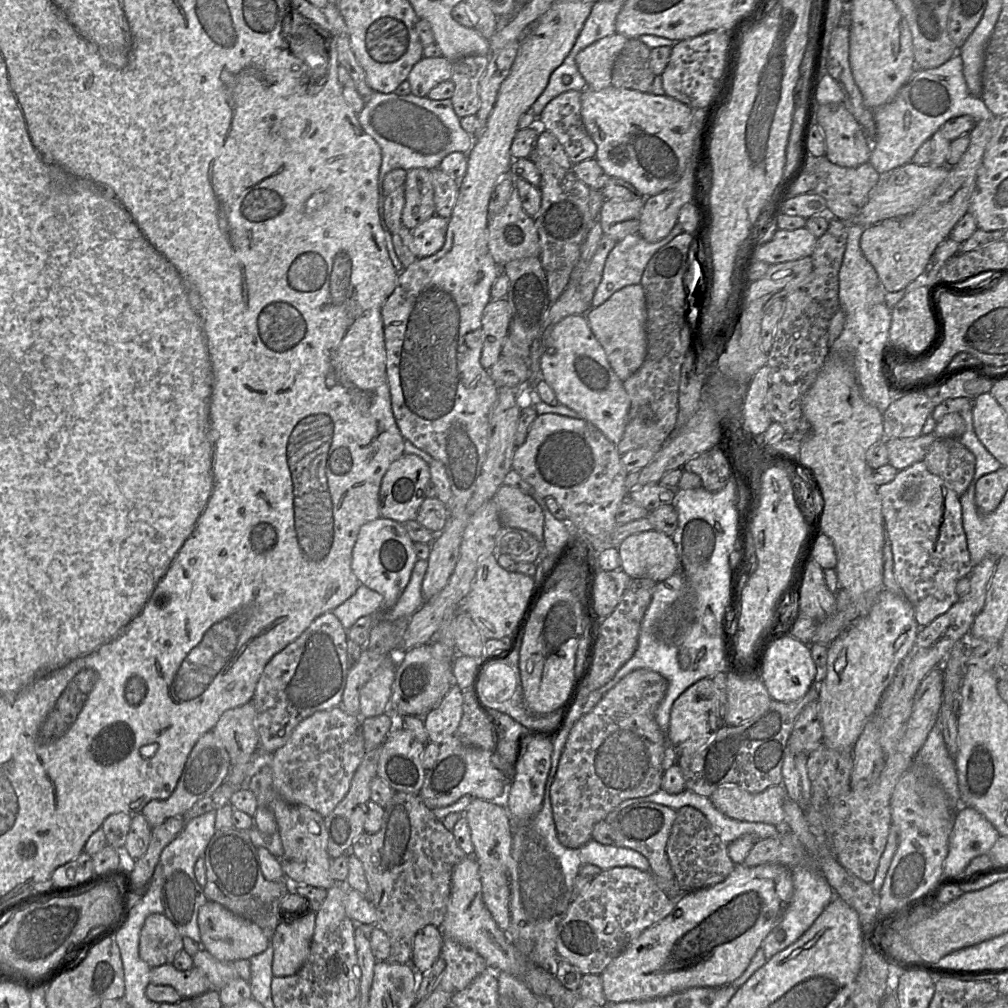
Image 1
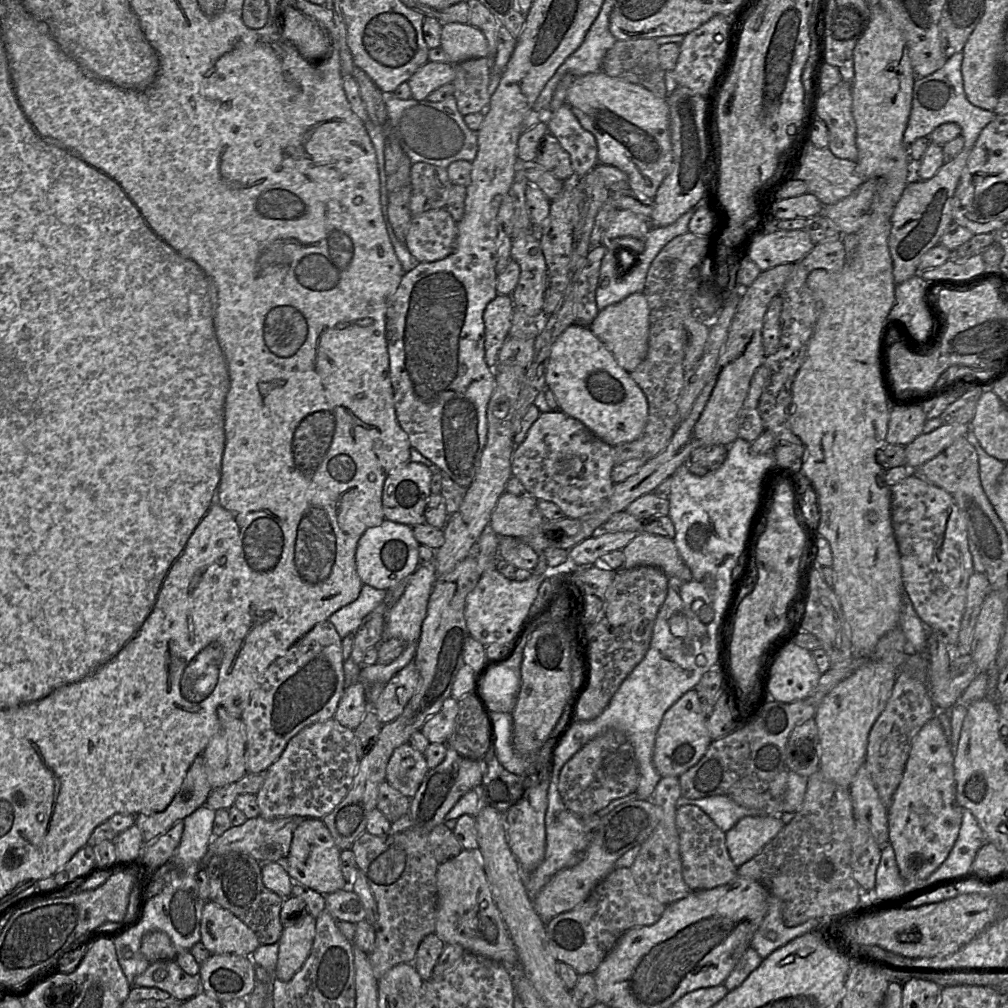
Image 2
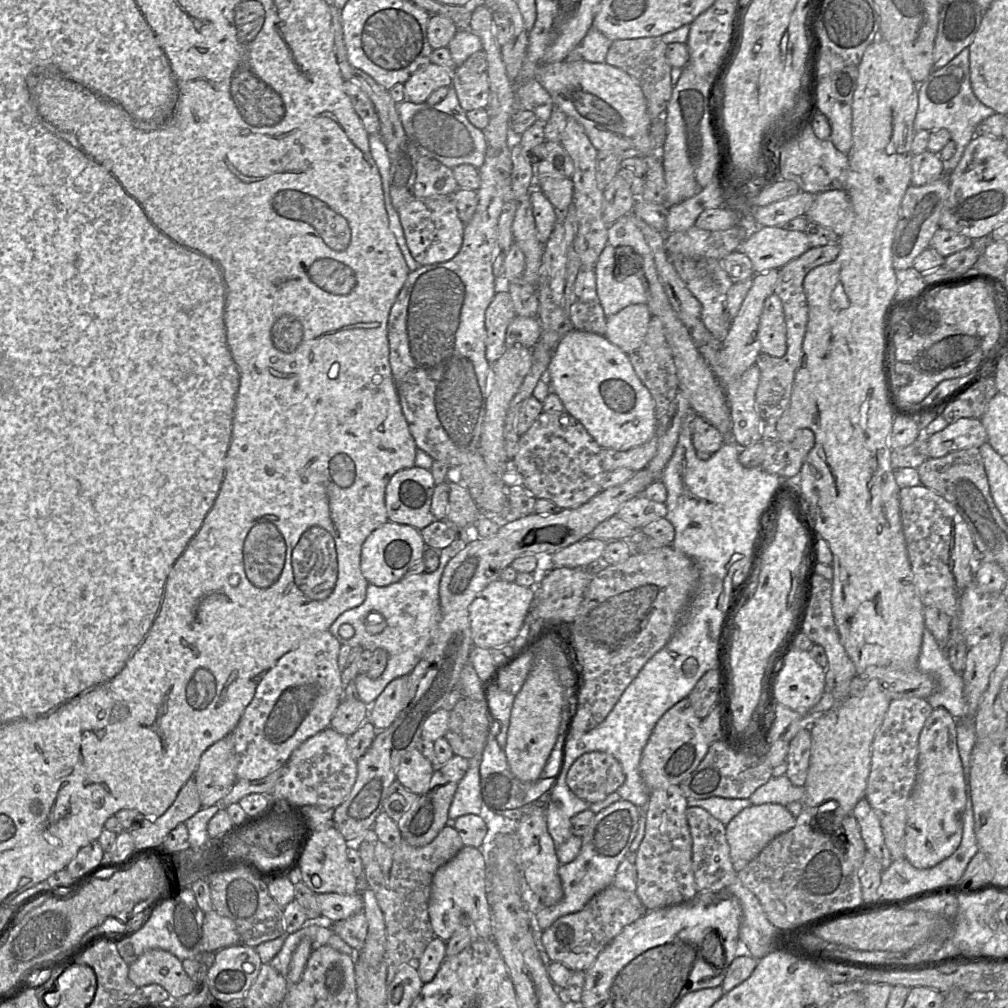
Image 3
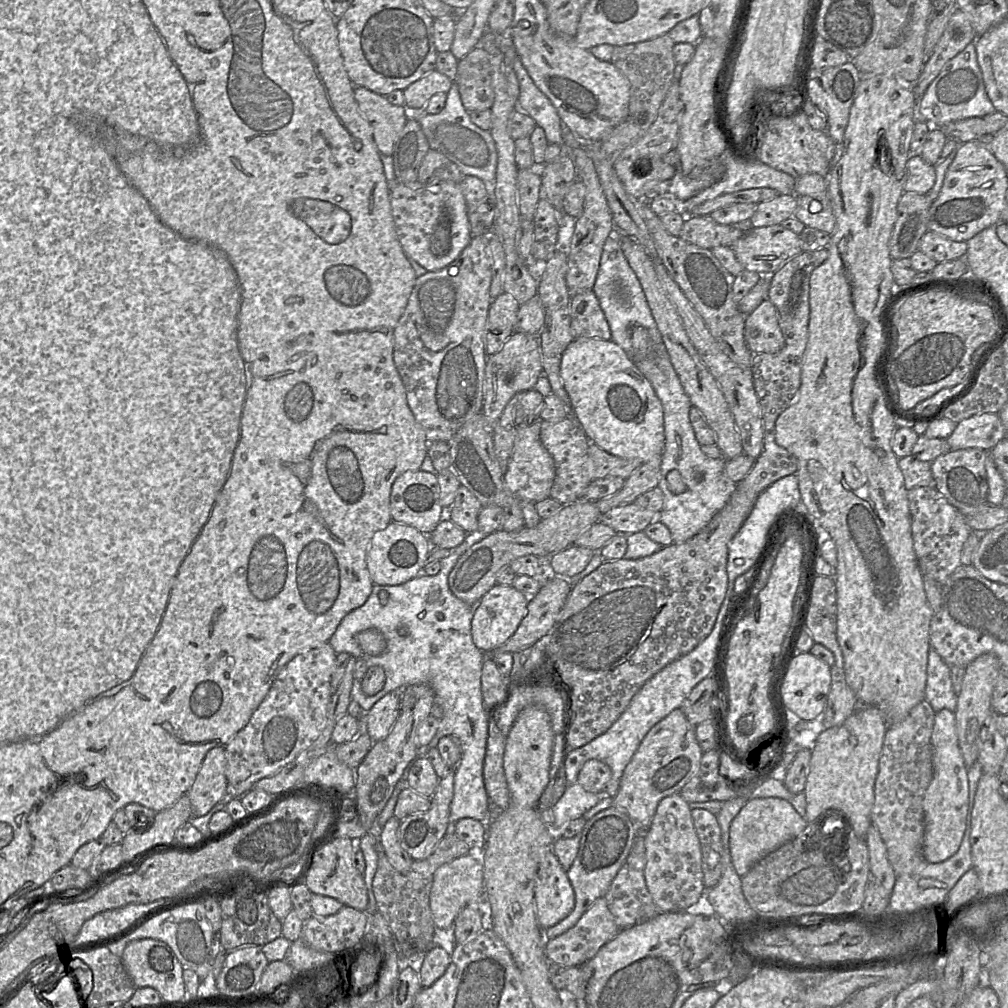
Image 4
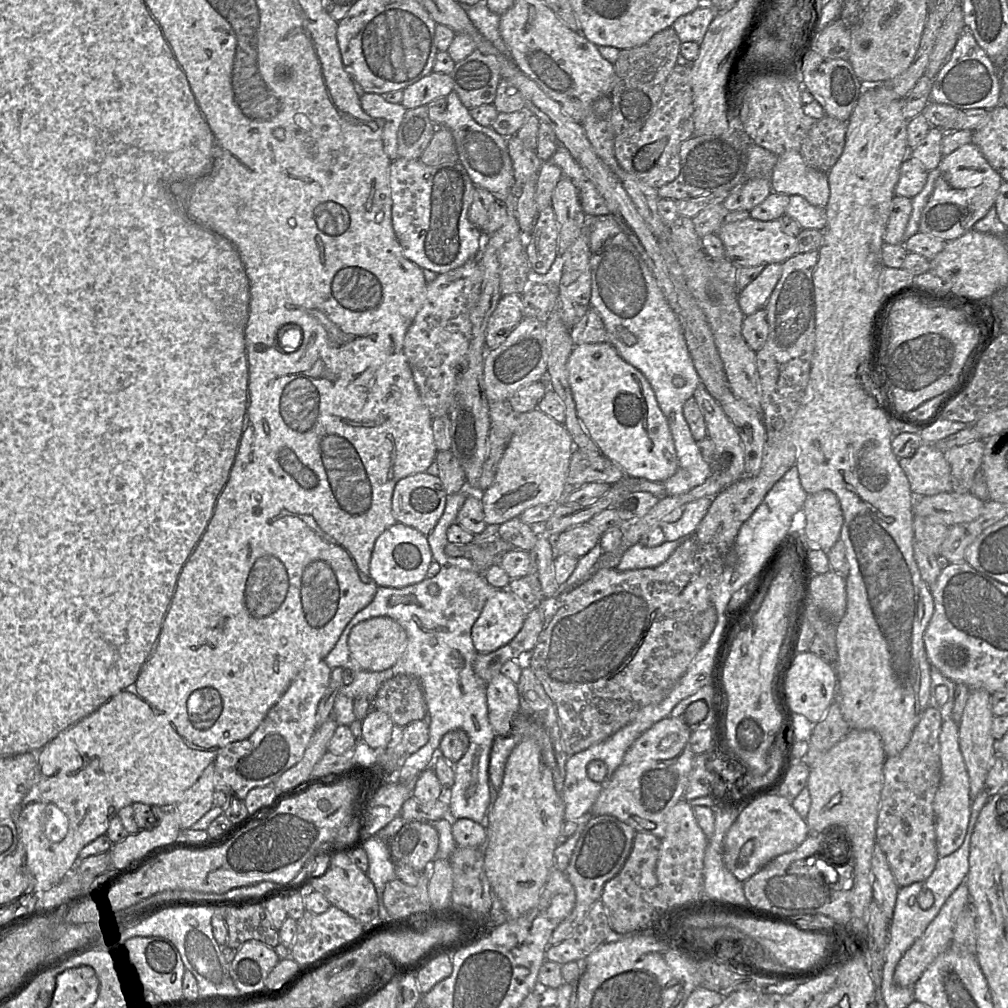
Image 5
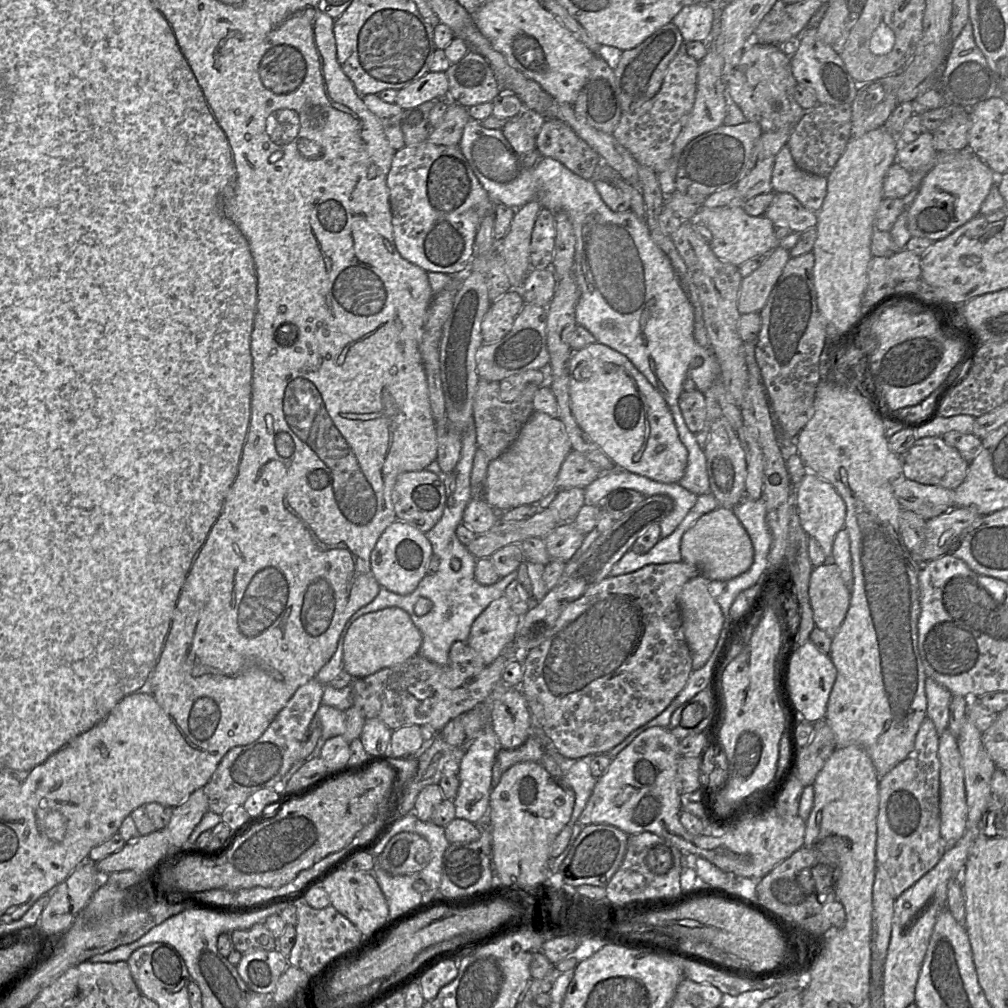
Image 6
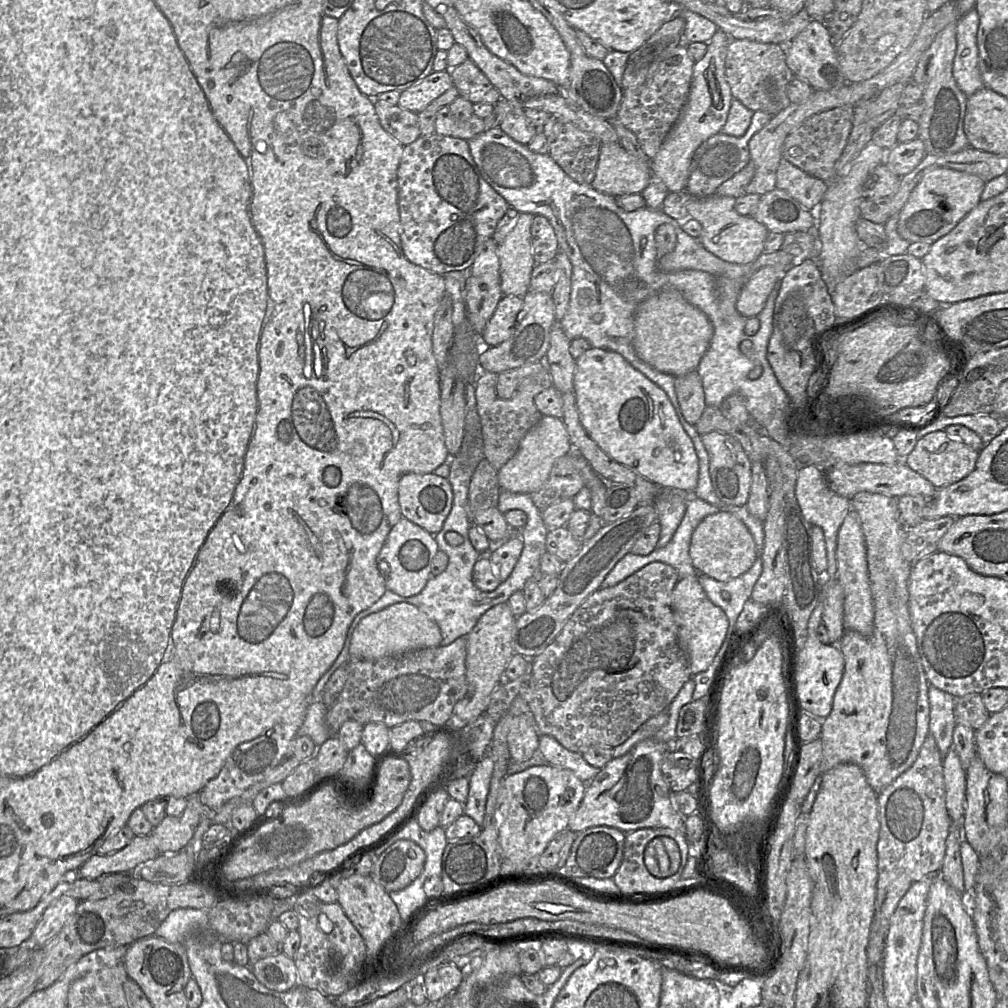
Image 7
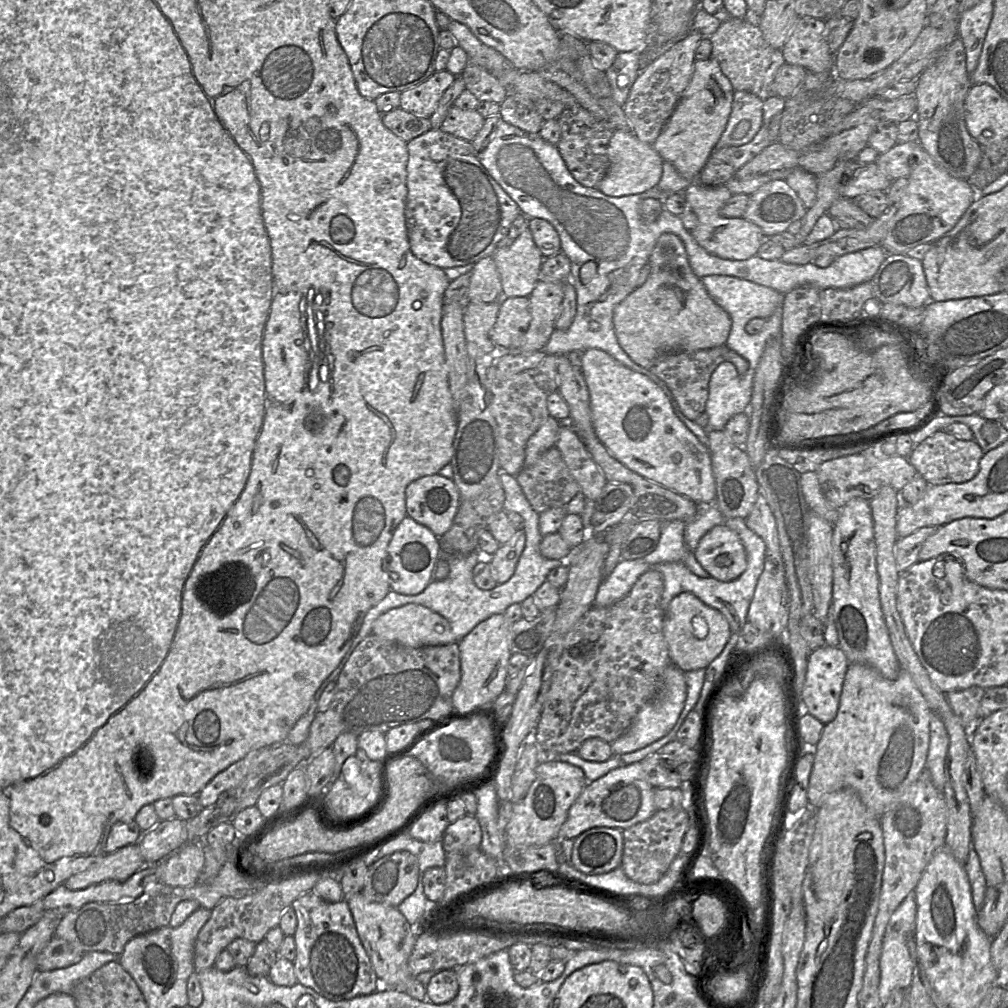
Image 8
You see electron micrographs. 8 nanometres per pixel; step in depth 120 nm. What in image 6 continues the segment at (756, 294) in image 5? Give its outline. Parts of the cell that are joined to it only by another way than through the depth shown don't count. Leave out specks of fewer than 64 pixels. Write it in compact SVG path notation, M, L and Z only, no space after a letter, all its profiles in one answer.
M778 246L763 264L742 279L737 299L740 315L760 312L790 257L787 249Z

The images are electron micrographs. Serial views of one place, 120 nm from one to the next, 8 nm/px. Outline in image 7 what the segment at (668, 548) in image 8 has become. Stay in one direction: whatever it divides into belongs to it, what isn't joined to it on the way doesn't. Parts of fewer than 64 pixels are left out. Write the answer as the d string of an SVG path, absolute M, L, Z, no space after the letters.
M675 488L660 489L654 501L661 528L657 548L666 546L673 537L685 514L689 496L688 492Z

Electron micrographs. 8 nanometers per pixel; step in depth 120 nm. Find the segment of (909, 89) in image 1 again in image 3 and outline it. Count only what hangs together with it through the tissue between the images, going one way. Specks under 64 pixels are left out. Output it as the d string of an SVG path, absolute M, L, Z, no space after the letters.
M968 48L963 49L944 67L933 70L925 81L917 85L918 107L913 122L916 131L947 129L955 143L952 157L943 162L943 174L949 174L957 166L968 143L975 136L977 125L995 111L981 103L974 95L970 84Z

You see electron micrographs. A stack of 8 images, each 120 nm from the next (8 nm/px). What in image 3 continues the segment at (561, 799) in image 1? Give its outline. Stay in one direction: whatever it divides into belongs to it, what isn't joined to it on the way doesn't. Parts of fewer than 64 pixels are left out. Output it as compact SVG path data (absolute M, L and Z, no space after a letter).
M605 752L581 755L570 767L566 783L580 799L595 804L617 791L625 782L619 761Z

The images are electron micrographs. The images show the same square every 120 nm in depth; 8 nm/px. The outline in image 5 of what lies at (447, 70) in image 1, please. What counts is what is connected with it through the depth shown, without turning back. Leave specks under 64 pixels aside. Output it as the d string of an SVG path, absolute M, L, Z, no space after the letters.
M432 72L403 90L401 104L406 109L428 105L430 102L447 97L453 89L449 74Z

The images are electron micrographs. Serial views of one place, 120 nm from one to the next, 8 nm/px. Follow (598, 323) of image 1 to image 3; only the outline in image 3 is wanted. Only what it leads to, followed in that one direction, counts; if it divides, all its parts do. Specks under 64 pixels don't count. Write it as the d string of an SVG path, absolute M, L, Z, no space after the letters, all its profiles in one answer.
M646 303L629 305L606 318L604 336L629 355L641 345L650 319L651 313Z

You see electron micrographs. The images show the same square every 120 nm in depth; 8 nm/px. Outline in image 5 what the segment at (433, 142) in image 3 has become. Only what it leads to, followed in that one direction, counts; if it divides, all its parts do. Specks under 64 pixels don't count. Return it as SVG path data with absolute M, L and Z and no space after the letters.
M452 90L446 97L447 108L437 127L450 130L453 135L459 161L476 187L490 191L497 200L505 200L510 193L516 193L516 181L507 138L496 133L491 127L478 124L471 116L470 109L461 102Z

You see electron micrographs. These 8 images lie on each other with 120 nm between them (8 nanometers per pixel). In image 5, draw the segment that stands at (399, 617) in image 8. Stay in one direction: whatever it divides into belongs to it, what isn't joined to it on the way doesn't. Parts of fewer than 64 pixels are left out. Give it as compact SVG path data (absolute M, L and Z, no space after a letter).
M389 617L365 620L354 626L348 637L350 657L355 665L353 671L383 671L392 667L407 647L407 634L403 627Z

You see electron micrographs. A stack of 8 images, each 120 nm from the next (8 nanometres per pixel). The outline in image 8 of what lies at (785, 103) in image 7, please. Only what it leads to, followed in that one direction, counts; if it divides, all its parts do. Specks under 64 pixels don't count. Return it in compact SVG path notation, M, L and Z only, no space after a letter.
M724 19L709 40L712 44L711 57L717 60L721 71L731 82L734 91L750 92L763 101L771 95L775 95L771 92L771 85L785 60L781 49L773 48L765 41L758 26L745 19Z

